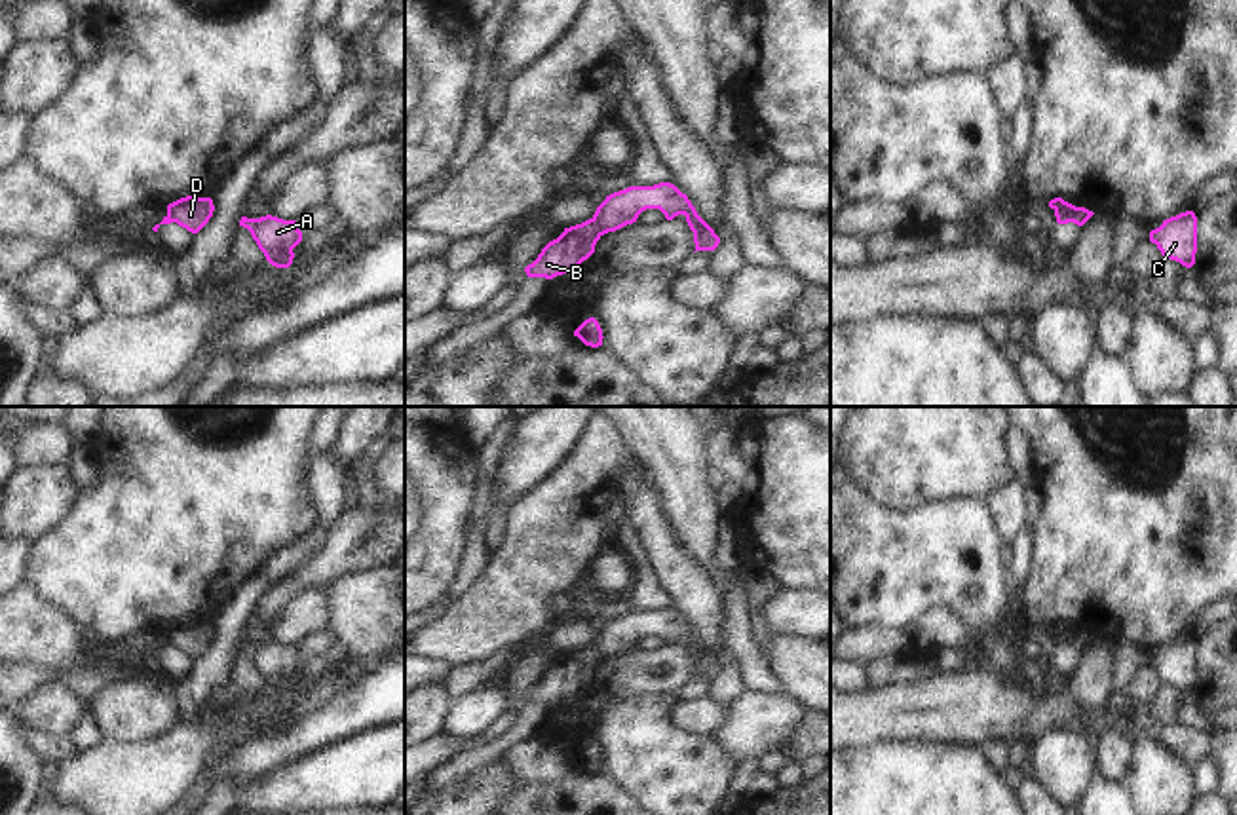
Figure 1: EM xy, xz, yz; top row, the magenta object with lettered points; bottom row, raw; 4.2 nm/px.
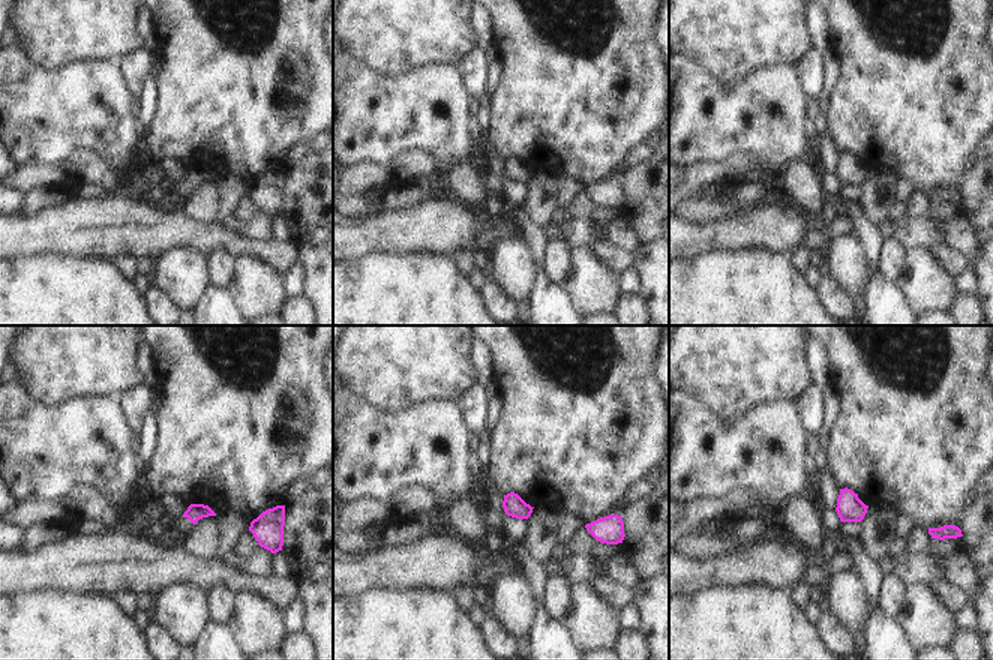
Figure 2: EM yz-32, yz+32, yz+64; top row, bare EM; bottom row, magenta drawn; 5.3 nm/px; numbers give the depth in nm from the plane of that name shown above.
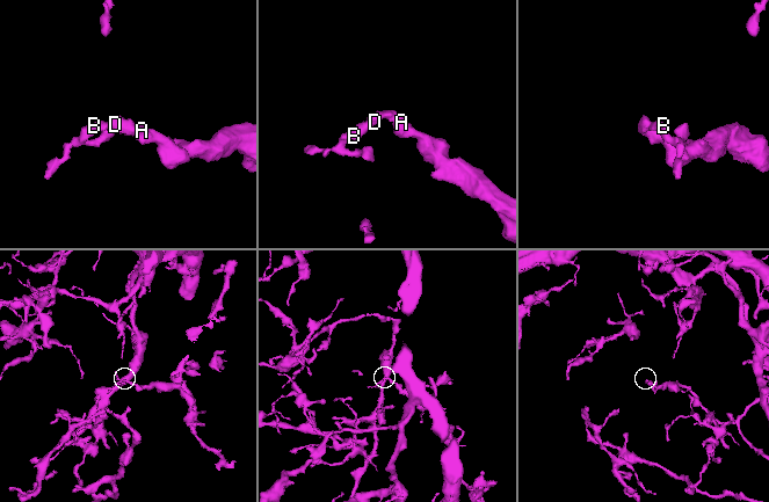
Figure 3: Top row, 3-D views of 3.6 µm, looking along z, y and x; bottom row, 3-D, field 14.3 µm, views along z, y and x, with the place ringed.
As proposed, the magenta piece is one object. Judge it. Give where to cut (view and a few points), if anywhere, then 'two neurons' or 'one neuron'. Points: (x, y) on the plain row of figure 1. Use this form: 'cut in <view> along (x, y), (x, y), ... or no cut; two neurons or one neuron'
cut in yz along (1078, 633), (1070, 643), (1057, 644); two neurons

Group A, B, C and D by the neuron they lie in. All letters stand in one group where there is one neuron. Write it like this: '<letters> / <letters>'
A D / B C

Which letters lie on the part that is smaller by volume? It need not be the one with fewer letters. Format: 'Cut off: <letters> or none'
Cut off: B, C.

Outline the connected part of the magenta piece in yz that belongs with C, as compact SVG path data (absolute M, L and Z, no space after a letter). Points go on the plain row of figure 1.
M1193 636L1180 638L1163 646L1150 657L1150 667L1157 671L1165 684L1176 686L1186 693L1195 690L1197 678L1197 642Z

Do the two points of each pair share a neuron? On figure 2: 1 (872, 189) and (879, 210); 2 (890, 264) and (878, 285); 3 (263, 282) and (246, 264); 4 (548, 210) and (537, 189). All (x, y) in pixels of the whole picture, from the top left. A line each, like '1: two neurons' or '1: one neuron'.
1: one neuron
2: two neurons
3: one neuron
4: one neuron

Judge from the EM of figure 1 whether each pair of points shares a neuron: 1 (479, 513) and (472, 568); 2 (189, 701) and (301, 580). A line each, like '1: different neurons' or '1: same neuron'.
1: same neuron
2: different neurons

